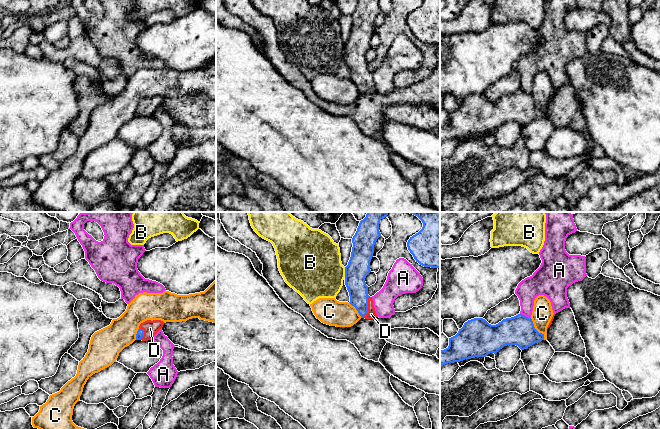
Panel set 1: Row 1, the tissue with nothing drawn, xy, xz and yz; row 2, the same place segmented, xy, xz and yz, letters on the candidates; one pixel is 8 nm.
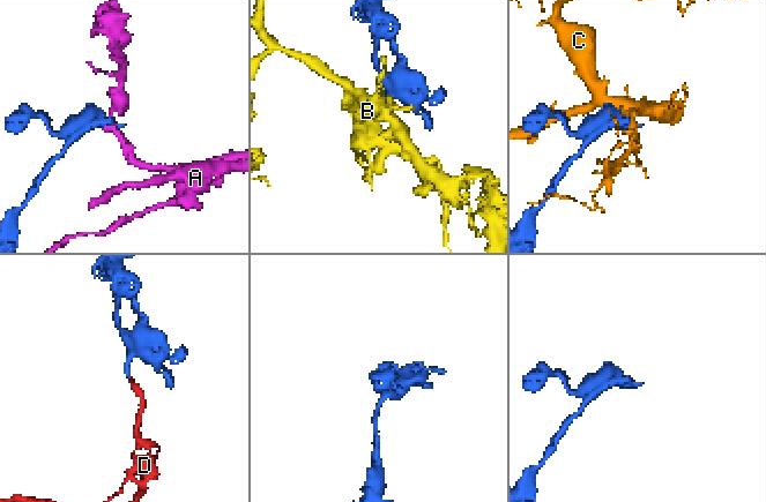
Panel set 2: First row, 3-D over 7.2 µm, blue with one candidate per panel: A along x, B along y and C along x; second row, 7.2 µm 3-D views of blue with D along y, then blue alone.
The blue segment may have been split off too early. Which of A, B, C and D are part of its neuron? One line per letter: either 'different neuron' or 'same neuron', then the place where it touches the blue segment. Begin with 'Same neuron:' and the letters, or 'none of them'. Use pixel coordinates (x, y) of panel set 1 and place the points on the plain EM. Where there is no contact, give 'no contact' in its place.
Same neuron: D
A: different neuron; contact yz (525, 92)
B: different neuron; contact xz (345, 48)
C: different neuron; contact yz (535, 105)
D: same neuron; contact xz (367, 83)

